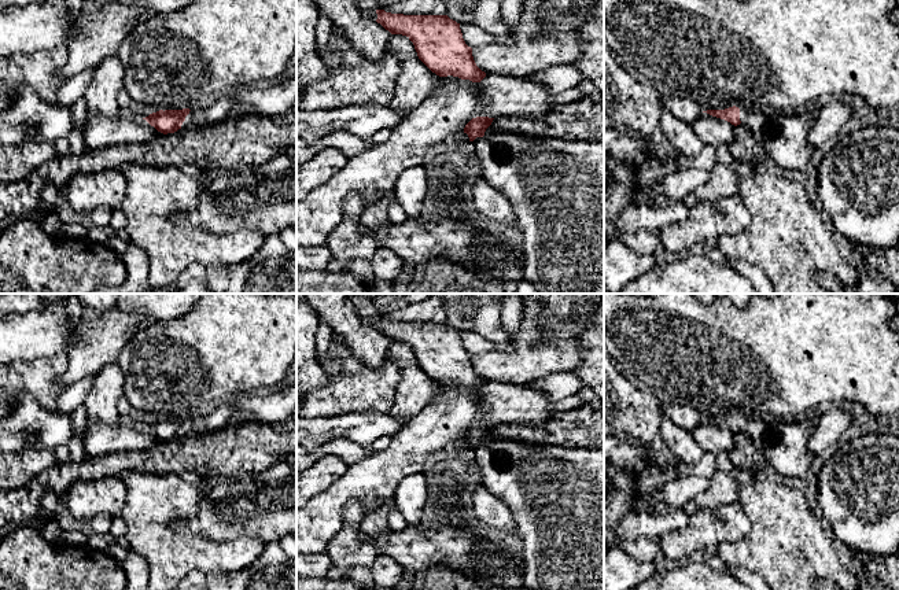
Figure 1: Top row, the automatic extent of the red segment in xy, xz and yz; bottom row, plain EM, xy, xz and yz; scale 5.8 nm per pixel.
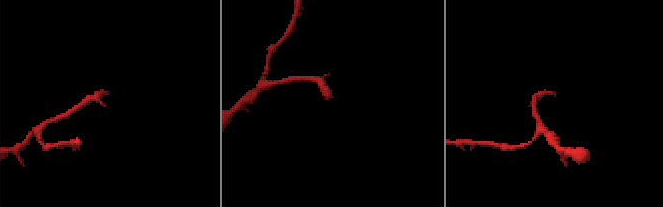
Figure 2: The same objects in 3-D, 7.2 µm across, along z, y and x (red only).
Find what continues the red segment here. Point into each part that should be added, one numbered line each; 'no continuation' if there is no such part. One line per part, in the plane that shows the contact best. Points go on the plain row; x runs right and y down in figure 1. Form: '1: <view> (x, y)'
1: xy (223, 416)

